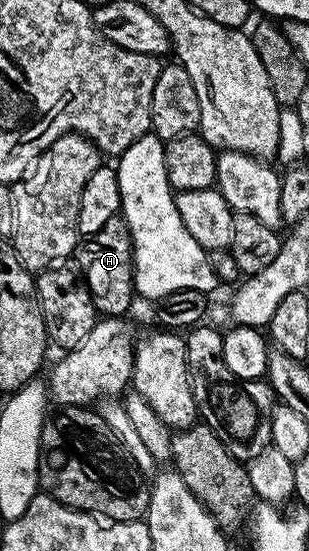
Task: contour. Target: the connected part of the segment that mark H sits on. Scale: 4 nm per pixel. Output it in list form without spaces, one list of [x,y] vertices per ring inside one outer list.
[[[122,215],[109,218],[97,234],[86,237],[77,249],[77,267],[83,273],[83,280],[89,286],[95,303],[96,313],[107,318],[123,318],[131,308],[131,299],[136,299],[134,286],[134,246],[131,243],[130,228]]]

